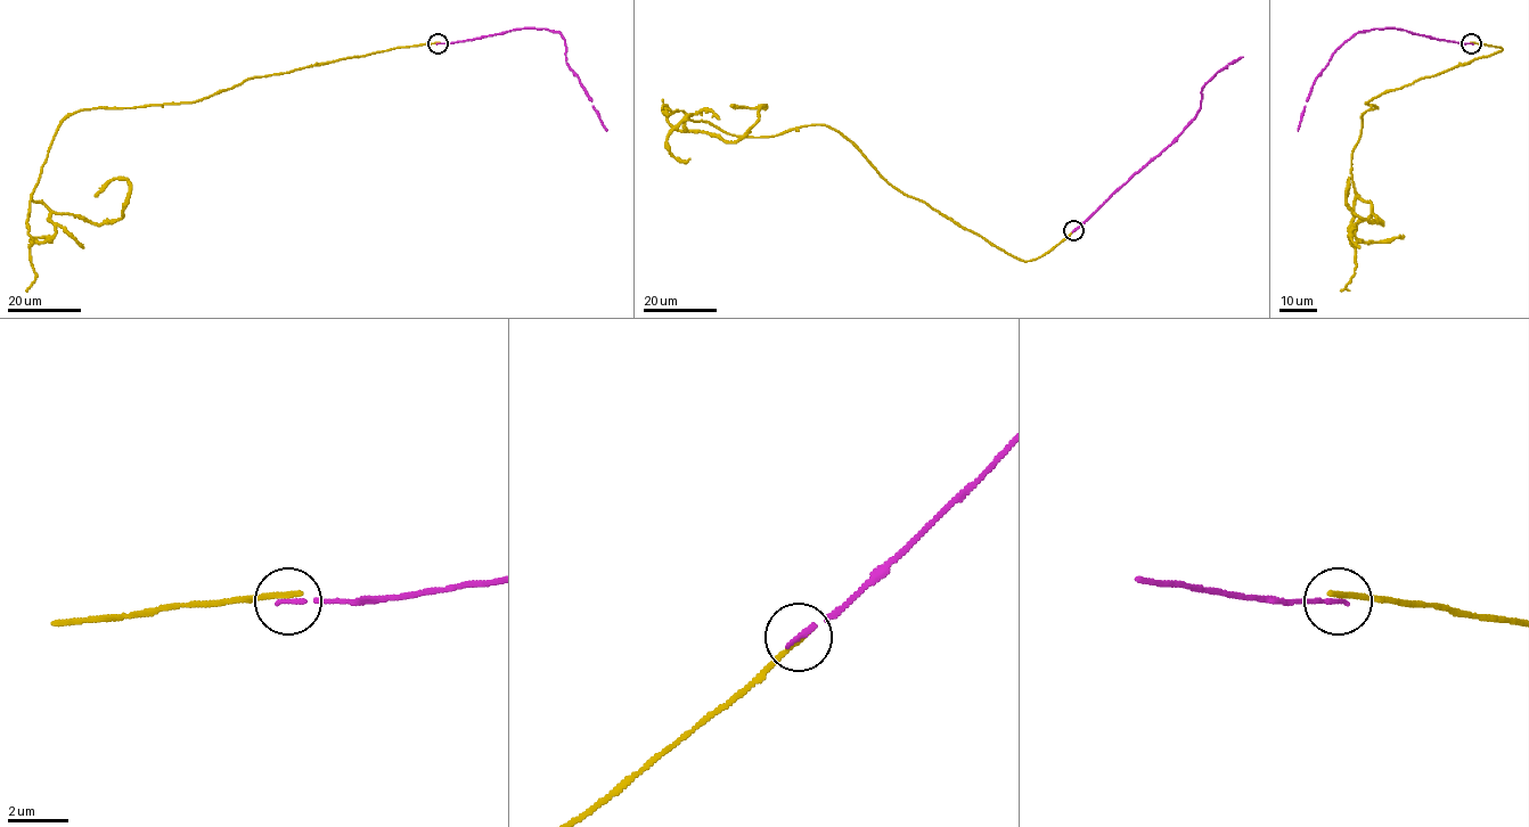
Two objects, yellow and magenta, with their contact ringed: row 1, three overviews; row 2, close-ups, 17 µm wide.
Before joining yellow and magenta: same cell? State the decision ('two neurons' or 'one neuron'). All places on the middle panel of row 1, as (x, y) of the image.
two neurons

